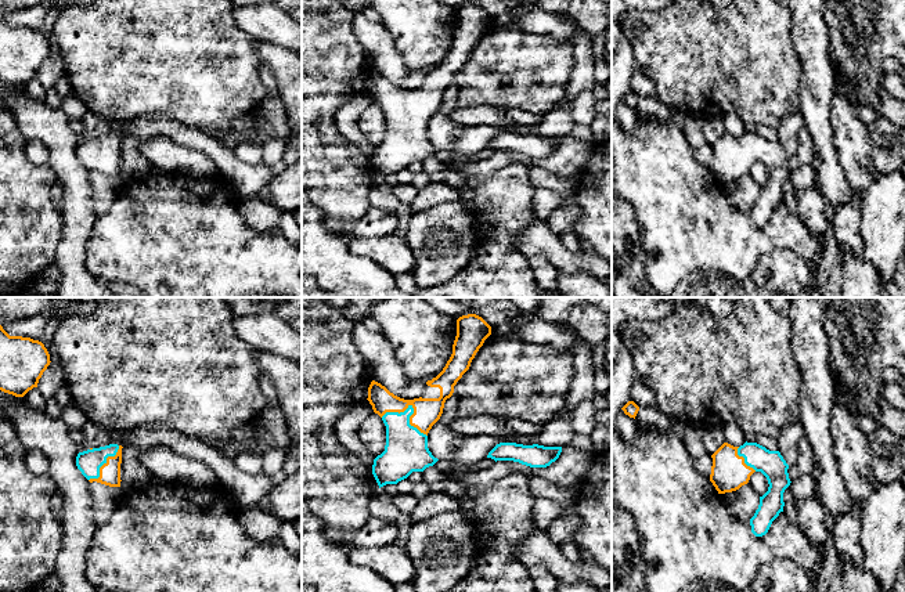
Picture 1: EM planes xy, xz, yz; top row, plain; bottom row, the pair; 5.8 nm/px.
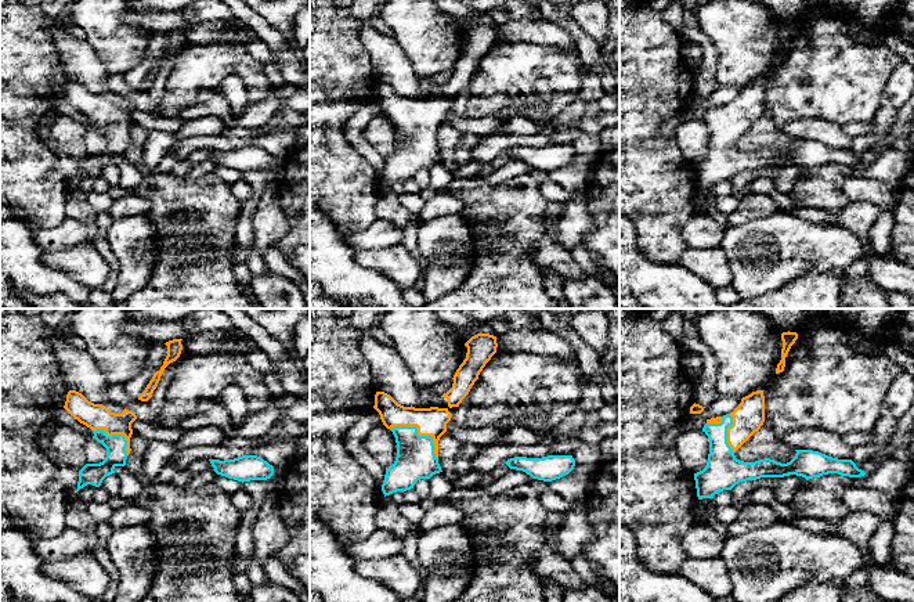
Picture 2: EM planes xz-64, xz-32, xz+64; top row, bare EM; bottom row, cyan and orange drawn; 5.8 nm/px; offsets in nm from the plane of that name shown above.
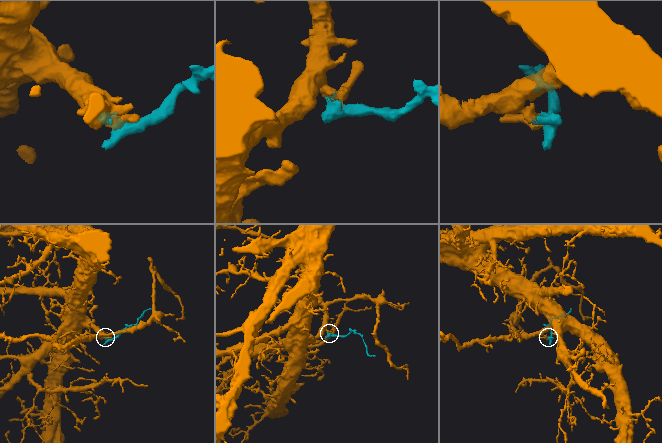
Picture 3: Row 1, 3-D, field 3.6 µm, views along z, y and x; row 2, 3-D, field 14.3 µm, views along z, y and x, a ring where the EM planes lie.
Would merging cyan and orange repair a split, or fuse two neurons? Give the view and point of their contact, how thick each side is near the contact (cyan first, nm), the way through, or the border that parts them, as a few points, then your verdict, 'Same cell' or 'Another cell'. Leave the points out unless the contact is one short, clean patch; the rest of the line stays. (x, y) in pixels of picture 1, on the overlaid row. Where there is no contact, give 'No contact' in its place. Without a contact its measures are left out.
Touches cyan at xz (413, 408). Thickness 240 nm (cyan) against 160 nm. Path across: xz (406, 450), (407, 422), (413, 408), (426, 411). Same cell

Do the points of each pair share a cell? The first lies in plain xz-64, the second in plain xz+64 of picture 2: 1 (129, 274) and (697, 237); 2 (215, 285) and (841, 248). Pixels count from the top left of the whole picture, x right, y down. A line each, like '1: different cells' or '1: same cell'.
1: different cells
2: different cells

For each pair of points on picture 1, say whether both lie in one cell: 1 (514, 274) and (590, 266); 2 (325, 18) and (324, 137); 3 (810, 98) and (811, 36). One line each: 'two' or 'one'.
1: two
2: one
3: one

